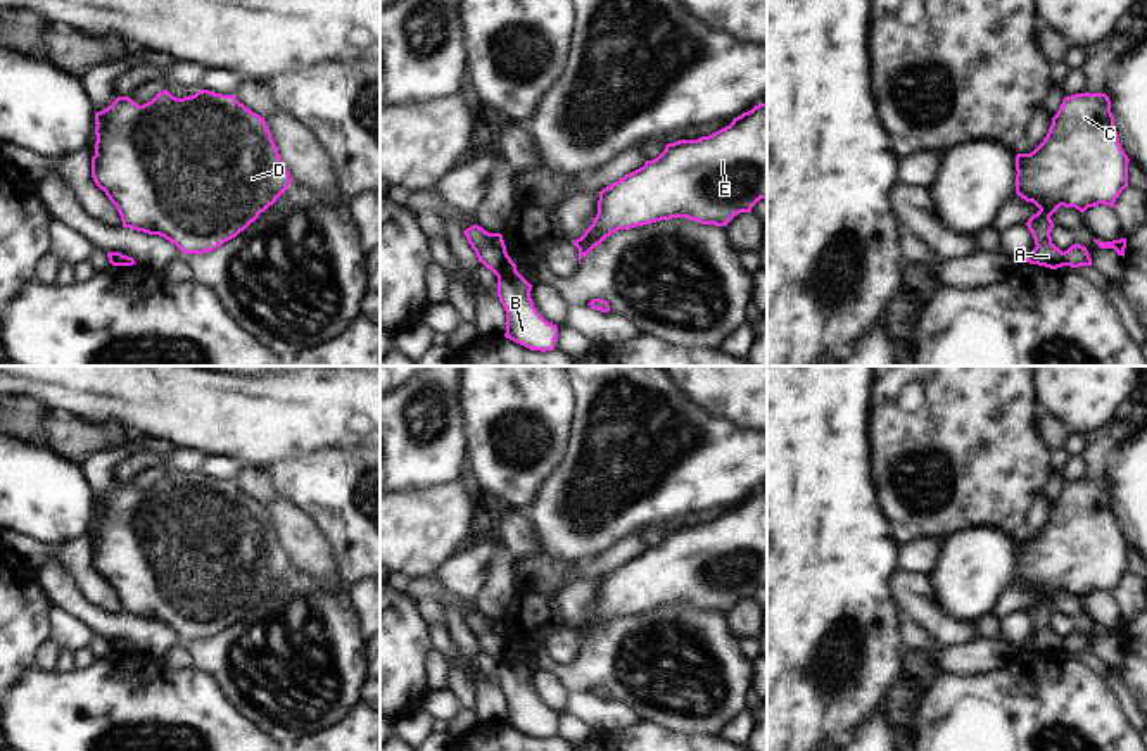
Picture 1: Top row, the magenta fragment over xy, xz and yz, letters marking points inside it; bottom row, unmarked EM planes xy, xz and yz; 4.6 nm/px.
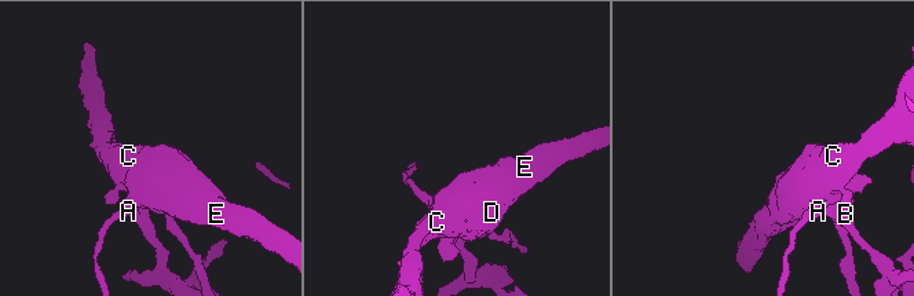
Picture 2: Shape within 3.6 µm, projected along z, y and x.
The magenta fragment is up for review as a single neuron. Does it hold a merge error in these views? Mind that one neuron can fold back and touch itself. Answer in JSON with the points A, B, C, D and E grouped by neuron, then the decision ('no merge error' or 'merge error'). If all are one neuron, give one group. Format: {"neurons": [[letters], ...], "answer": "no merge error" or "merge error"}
{"neurons": [["A", "C", "D", "E"], ["B"]], "answer": "merge error"}

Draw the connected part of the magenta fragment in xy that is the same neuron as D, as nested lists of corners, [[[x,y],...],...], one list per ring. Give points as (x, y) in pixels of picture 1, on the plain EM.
[[[162,476],[143,492],[130,483],[117,483],[107,495],[95,499],[95,511],[92,565],[116,592],[123,613],[164,623],[185,641],[211,639],[235,625],[292,570],[264,504],[240,490],[235,482],[200,476],[176,485]]]

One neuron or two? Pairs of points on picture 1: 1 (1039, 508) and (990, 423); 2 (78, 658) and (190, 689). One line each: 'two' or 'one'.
1: two
2: two

